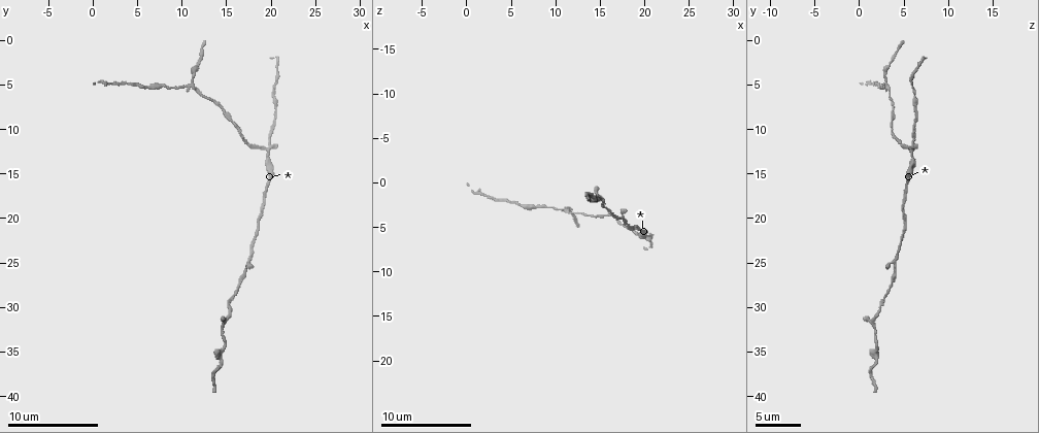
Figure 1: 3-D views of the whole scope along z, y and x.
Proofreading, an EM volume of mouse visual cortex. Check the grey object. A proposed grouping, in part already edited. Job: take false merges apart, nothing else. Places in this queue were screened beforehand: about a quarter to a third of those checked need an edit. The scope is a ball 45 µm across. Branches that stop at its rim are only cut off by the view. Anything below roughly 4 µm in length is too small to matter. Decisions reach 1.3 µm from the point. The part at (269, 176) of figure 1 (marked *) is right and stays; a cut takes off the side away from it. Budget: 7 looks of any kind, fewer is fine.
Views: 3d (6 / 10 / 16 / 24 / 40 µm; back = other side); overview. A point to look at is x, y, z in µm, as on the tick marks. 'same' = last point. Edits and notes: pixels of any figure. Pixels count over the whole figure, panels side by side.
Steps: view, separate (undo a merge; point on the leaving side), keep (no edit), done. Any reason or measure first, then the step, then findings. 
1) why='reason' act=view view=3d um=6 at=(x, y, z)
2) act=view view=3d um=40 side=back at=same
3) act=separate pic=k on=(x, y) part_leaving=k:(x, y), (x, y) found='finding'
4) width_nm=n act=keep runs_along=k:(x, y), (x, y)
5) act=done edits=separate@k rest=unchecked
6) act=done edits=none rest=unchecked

why='looks like a crossing' act=view view=3d um=6 at=(19.6, 12.0, 6.0)

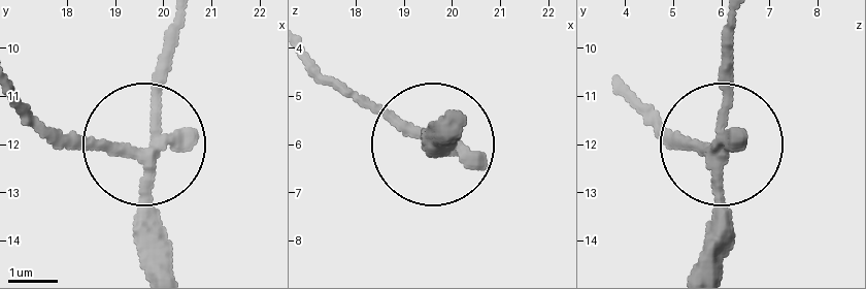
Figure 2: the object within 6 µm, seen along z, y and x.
arms=4 act=separate pic=2 on=(159, 74) part_leaving=2:(156, 141), (156, 71), (172, 23) found='two cells meet here'

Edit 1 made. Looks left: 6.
why='three arms meet' act=view view=3d um=6 at=(11.0, 5.0, 3.0)

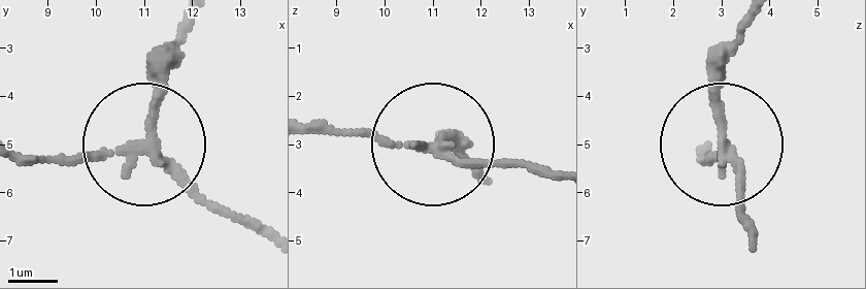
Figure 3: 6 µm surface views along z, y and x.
width_nm=190 act=separate pic=3 on=(166, 78) found='two cells meet here'

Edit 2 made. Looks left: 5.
act=view view=overview

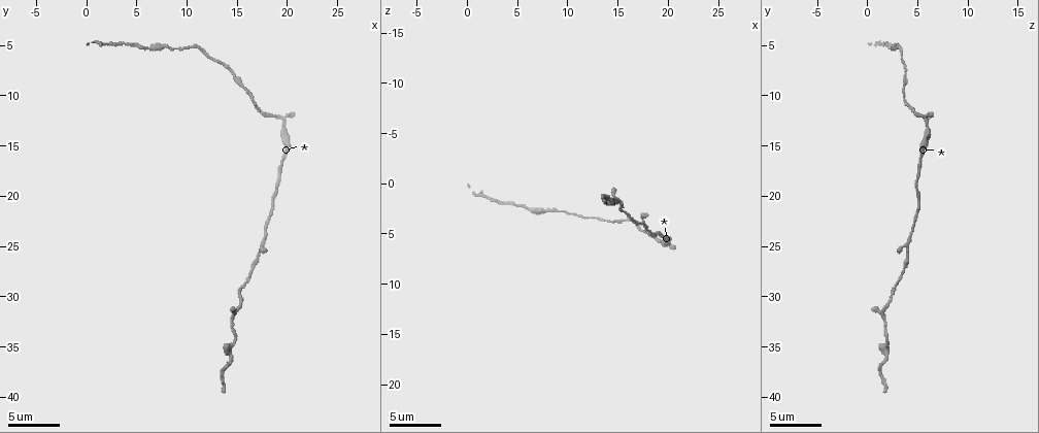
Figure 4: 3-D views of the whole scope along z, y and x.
why='three-way junction' act=view view=3d um=6 at=(14.6, 31.8, 1.6)

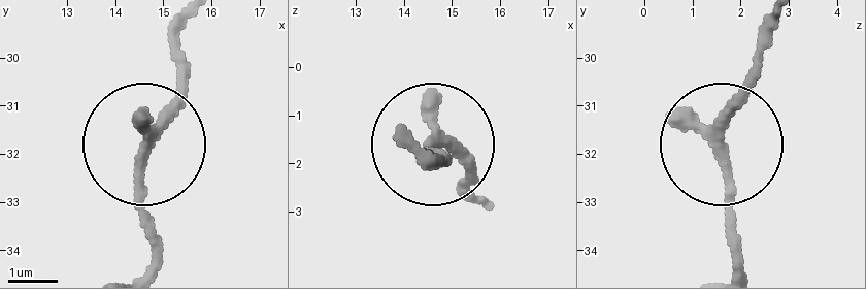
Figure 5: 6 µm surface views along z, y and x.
act=keep runs_along=5:(195, 18), (137, 191), (150, 264) found='continuous, no second cell'

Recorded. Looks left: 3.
act=done edits=separate@2,separate@3 rest=unchecked

